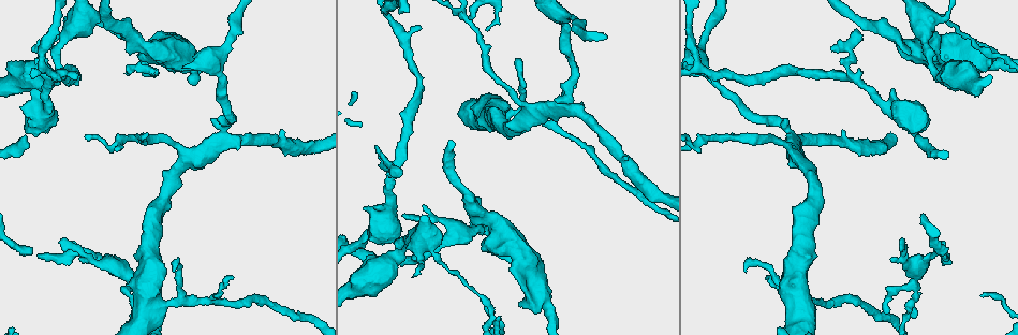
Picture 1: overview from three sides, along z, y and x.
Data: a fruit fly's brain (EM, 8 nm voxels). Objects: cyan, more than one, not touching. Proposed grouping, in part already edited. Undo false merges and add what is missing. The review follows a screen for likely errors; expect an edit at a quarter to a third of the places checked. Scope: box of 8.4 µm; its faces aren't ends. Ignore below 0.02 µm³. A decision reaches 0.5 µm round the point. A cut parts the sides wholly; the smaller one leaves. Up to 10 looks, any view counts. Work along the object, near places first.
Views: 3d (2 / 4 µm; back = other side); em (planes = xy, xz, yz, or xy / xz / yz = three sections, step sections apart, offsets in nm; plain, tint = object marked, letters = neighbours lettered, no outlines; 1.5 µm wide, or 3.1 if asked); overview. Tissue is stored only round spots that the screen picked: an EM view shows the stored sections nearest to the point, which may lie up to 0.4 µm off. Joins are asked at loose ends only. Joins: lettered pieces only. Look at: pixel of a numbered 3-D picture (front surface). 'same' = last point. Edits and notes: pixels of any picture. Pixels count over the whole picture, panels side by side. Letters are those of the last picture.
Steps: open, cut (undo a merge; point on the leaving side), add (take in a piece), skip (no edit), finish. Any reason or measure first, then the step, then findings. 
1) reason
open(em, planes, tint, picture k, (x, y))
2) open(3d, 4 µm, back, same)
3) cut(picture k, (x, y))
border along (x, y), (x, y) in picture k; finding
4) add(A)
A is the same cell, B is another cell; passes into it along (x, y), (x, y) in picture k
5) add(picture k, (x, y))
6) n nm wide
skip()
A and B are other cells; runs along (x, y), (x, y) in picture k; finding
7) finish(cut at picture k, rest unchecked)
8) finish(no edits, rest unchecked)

an open end
open(em, planes, letters, picture 1, (478, 202))

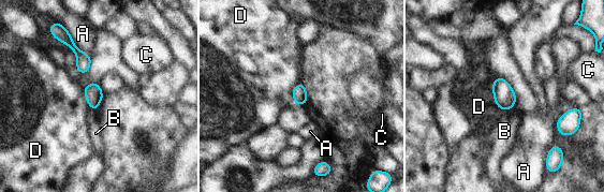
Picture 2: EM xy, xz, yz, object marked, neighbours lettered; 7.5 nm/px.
110 nm wide
skip()
A, B, C and D are other cells; no lettered piece goes on from it

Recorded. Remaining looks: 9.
thick turns thin
open(em, xy, step 8, plain, picture 1, (949, 74))

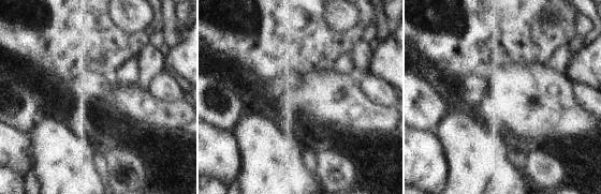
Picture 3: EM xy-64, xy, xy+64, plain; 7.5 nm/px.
open(em, xy, step 8, letters, same)

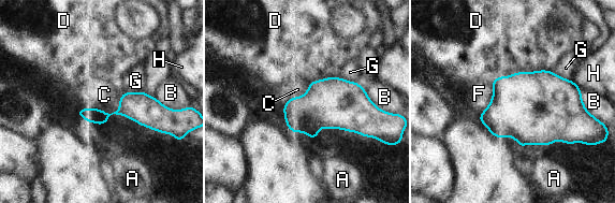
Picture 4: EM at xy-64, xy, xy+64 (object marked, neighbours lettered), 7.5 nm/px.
skip()
A, B, C, D, F, G and H are other cells; runs along (79, 111), (166, 117) in picture 4; all the same neuron

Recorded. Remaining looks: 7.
free end
open(em, planes, tint, picture 1, (59, 36))

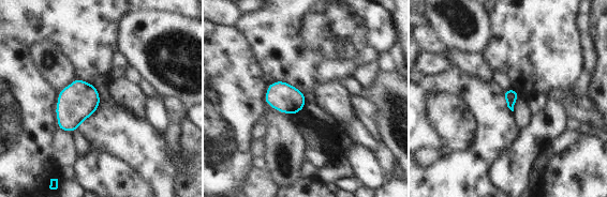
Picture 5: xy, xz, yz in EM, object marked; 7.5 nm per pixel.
open(em, planes, letters, same)

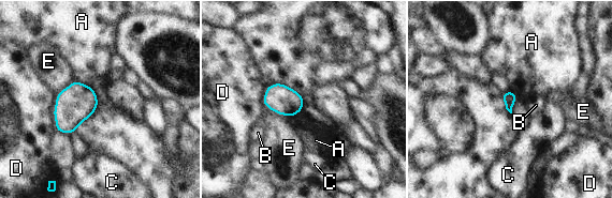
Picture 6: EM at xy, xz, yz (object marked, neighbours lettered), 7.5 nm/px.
skip()
A, B, C, D and E are other cells; border along (75, 79), (90, 87) in picture 6; no lettered piece goes on from it

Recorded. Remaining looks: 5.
open(em, planes, tint, picture 1, (939, 36))

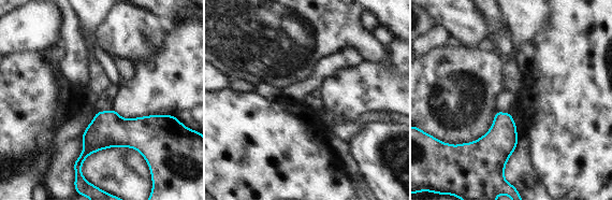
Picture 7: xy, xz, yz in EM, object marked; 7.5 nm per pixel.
open(em, planes, letters, same)

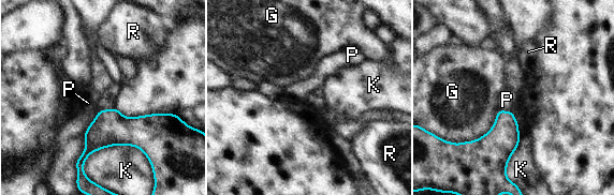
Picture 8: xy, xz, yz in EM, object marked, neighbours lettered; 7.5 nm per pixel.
skip()
G, K, P and R are other cells; border along (83, 164), (134, 146), (154, 173) in picture 8; no lettered piece goes on from it

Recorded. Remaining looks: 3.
finish(no edits, rest unchecked)

